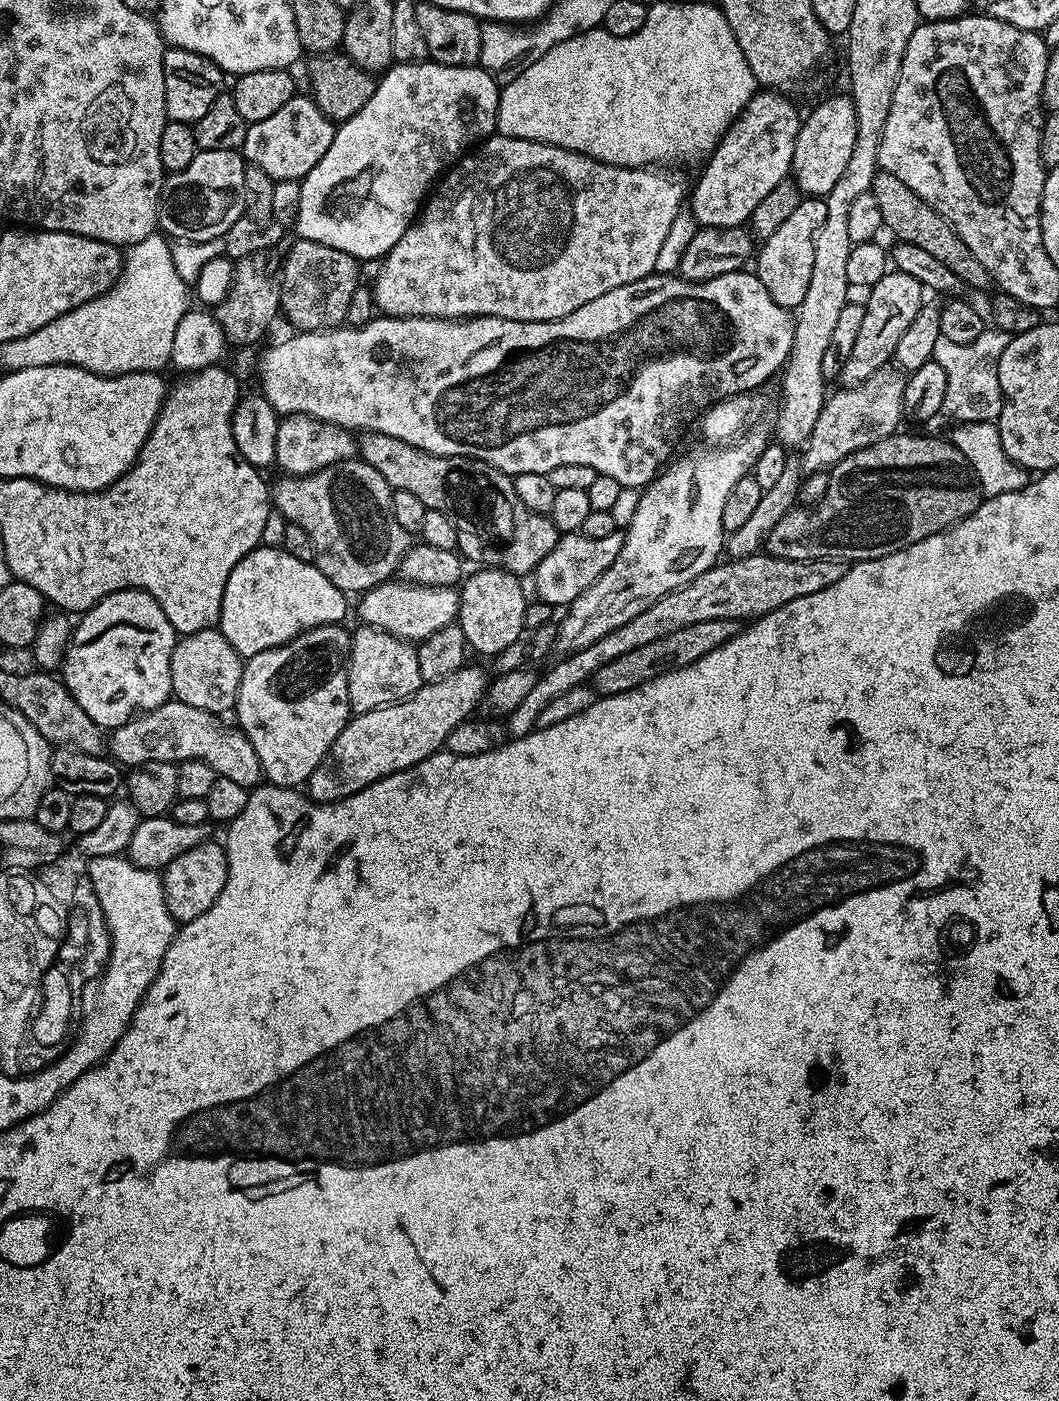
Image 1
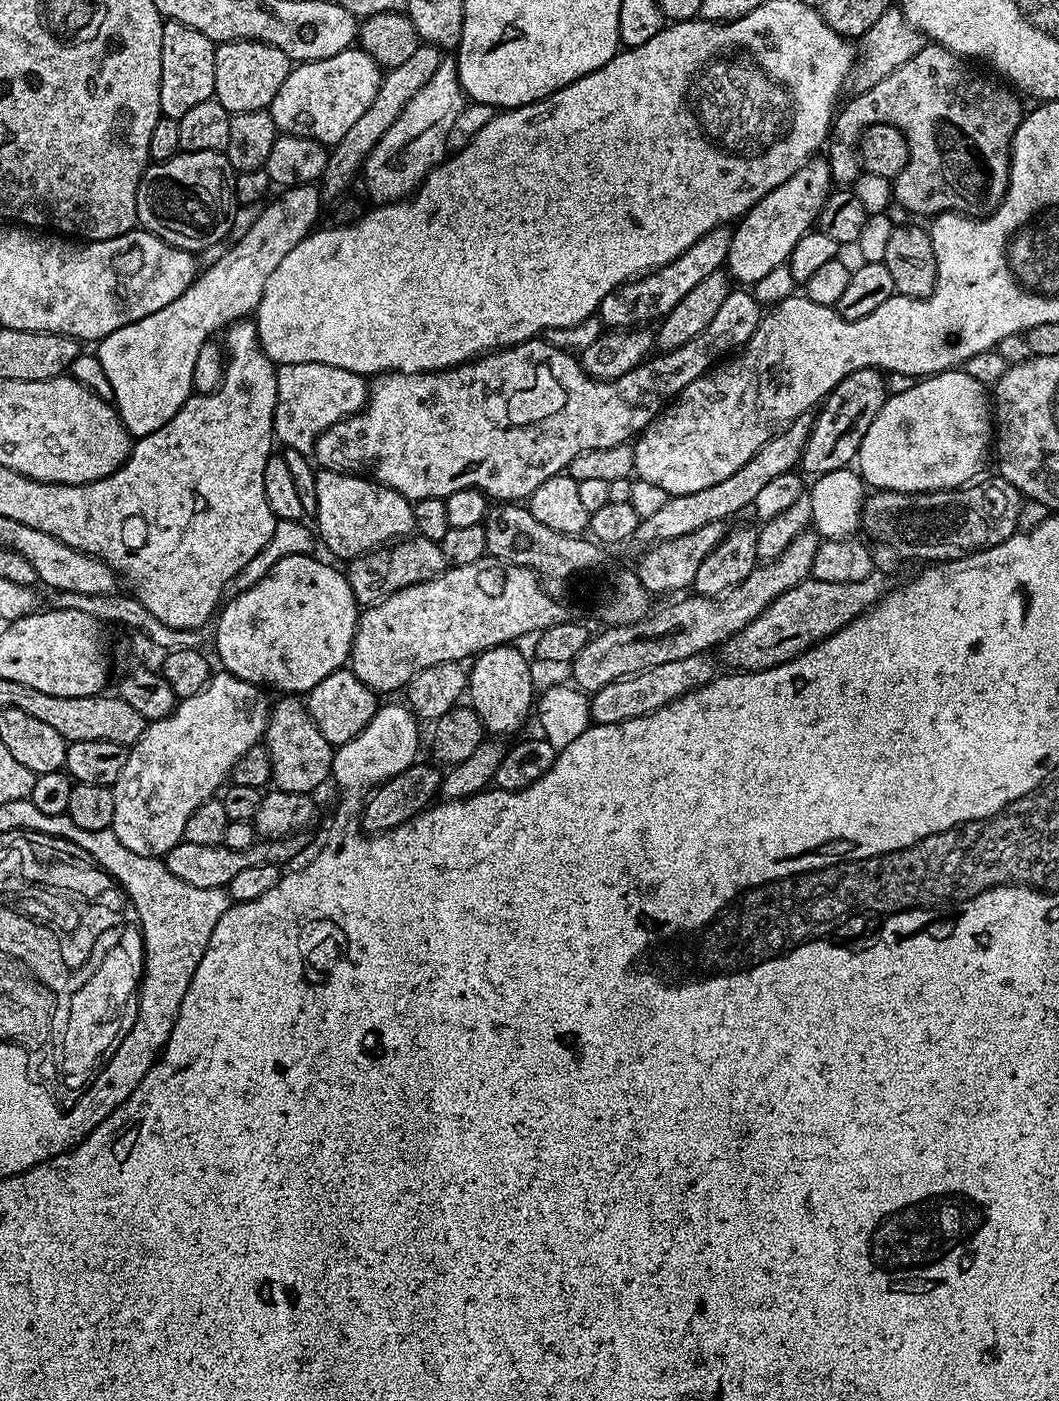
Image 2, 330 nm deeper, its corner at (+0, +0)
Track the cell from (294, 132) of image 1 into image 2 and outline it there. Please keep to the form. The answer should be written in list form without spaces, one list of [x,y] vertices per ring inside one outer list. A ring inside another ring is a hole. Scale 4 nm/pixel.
[[[353,46],[344,52],[334,54],[334,58],[309,60],[300,62],[293,67],[286,82],[282,82],[282,90],[274,94],[270,105],[270,115],[281,133],[290,136],[308,136],[325,146],[335,146],[342,138],[346,138],[346,130],[370,110],[374,98],[380,89],[382,69],[376,60],[370,58],[368,52]]]

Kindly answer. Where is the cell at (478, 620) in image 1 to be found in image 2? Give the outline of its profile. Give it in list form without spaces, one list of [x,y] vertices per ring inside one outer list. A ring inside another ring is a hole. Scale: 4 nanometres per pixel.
[[[497,646],[479,653],[471,664],[466,692],[469,697],[472,695],[470,704],[479,712],[483,727],[489,733],[514,729],[527,714],[528,706],[534,702],[532,668],[528,665],[527,658],[516,649],[516,646]]]

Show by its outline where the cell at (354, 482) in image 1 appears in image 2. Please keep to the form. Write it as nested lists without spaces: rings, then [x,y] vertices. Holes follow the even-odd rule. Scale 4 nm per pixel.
[[[416,534],[396,543],[391,545],[393,548],[389,552],[372,550],[367,554],[353,556],[347,561],[346,575],[361,605],[368,606],[373,602],[379,602],[391,592],[397,592],[399,588],[417,584],[420,580],[430,580],[445,571],[444,555],[437,541],[427,540],[425,536]]]

